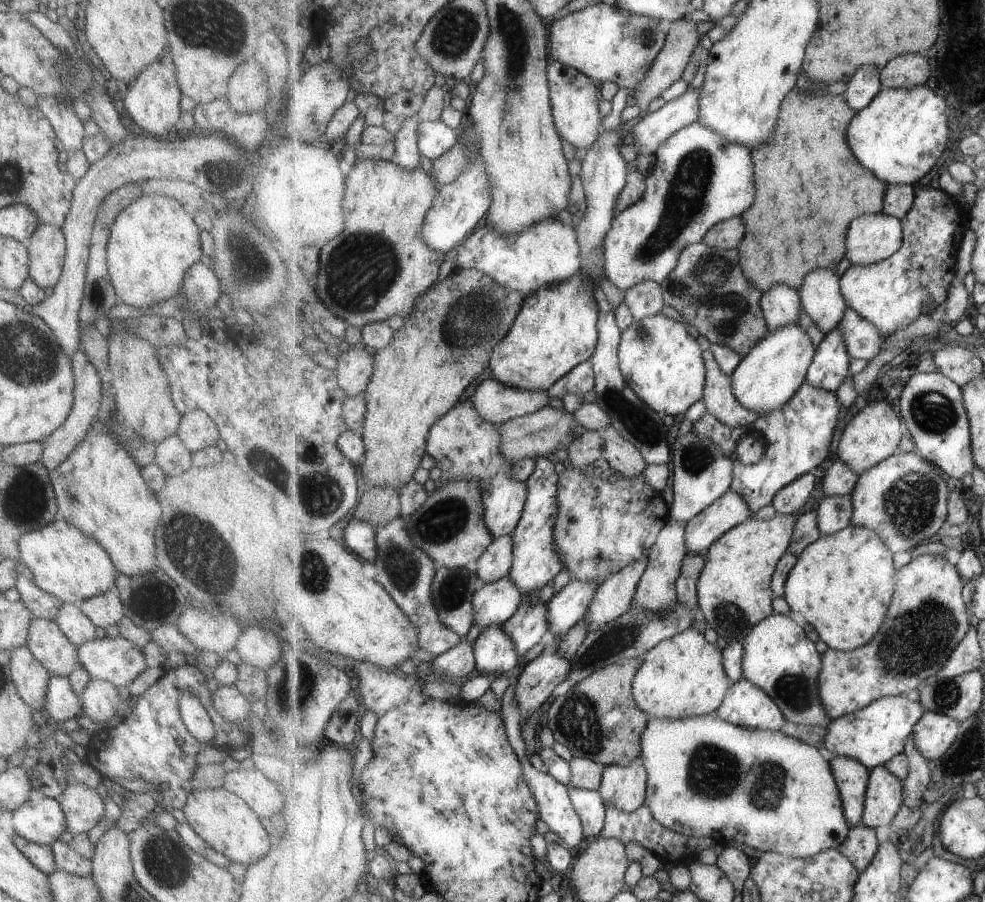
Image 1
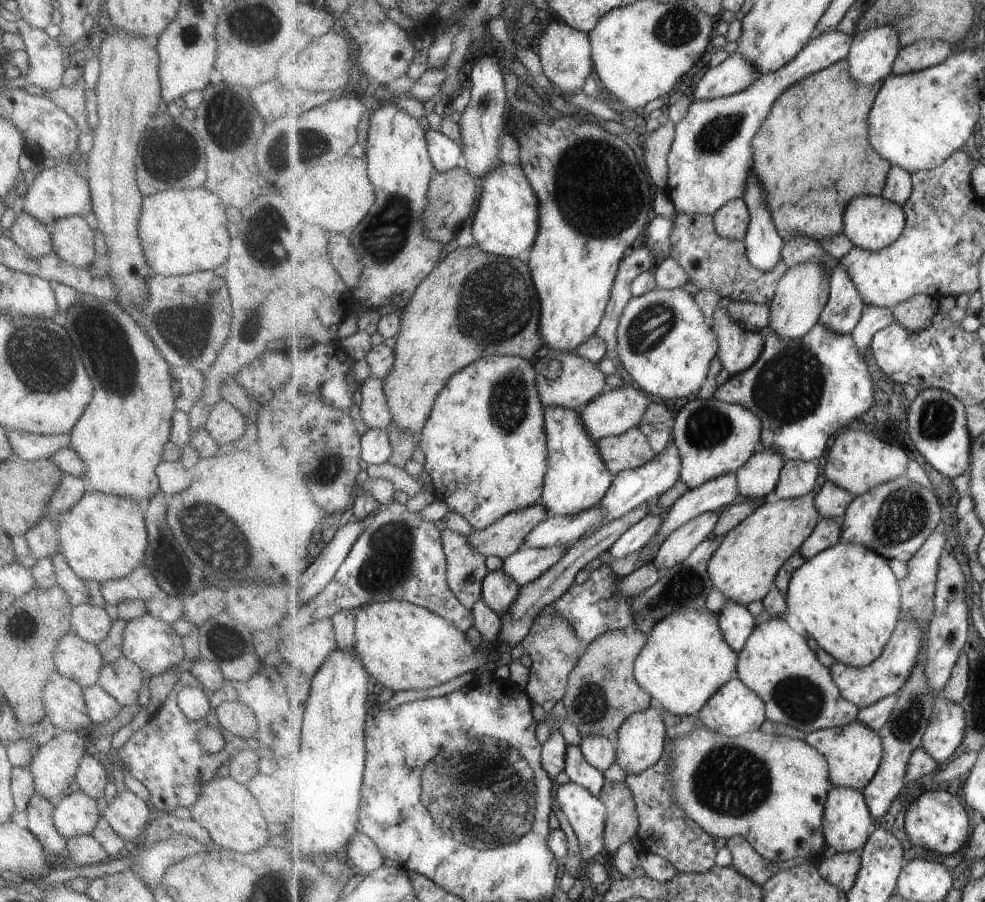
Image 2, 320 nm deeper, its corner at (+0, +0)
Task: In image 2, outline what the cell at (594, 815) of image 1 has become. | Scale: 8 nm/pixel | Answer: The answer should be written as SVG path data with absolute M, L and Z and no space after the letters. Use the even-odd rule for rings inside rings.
M579 745L568 746L565 772L571 782L587 788L595 796L600 797L606 787L603 772L586 760Z

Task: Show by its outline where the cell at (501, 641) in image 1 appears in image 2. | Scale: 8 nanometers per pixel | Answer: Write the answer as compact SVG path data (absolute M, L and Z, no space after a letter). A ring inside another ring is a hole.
M504 568L489 572L482 585L482 602L487 604L489 608L499 614L499 617L504 621L513 604L516 604L519 598L520 588L517 582L505 572Z

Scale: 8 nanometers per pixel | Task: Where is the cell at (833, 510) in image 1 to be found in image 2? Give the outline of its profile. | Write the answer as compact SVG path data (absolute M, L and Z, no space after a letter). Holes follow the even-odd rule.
M822 518L818 527L815 528L810 539L803 544L799 553L806 559L810 560L818 556L821 552L840 544L842 536L841 521L835 518Z

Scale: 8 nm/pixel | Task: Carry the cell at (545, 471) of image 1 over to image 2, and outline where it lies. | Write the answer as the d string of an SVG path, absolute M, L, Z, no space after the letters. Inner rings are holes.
M544 408L544 413L549 464L541 504L550 517L583 514L610 492L615 477L603 461L597 442L587 434L581 413L569 408Z

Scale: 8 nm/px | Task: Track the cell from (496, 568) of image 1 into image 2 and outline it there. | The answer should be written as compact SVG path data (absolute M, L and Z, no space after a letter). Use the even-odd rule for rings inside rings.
M603 502L595 504L595 508L583 510L583 514L577 516L554 516L537 524L529 534L523 547L525 548L553 548L575 542L581 538L591 526L595 526L601 520L603 514Z

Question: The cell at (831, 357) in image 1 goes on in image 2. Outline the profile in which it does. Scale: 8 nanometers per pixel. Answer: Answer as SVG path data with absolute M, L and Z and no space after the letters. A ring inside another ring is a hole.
M839 263L830 275L830 300L820 324L833 332L854 335L866 306L849 270Z

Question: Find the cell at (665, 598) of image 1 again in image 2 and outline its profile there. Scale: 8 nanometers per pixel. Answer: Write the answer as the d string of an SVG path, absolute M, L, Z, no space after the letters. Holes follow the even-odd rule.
M715 511L701 514L691 520L689 524L685 524L683 528L679 528L677 532L673 532L665 540L665 544L659 548L652 563L663 573L663 570L671 570L673 566L687 560L691 556L691 552L699 544L703 544L703 540L709 538L715 531L720 520L720 513L721 511Z

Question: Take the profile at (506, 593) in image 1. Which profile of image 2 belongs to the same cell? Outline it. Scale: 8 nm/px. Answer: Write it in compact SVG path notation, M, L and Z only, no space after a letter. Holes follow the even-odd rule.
M563 545L553 548L525 548L504 560L505 572L520 589L537 582L563 559Z

